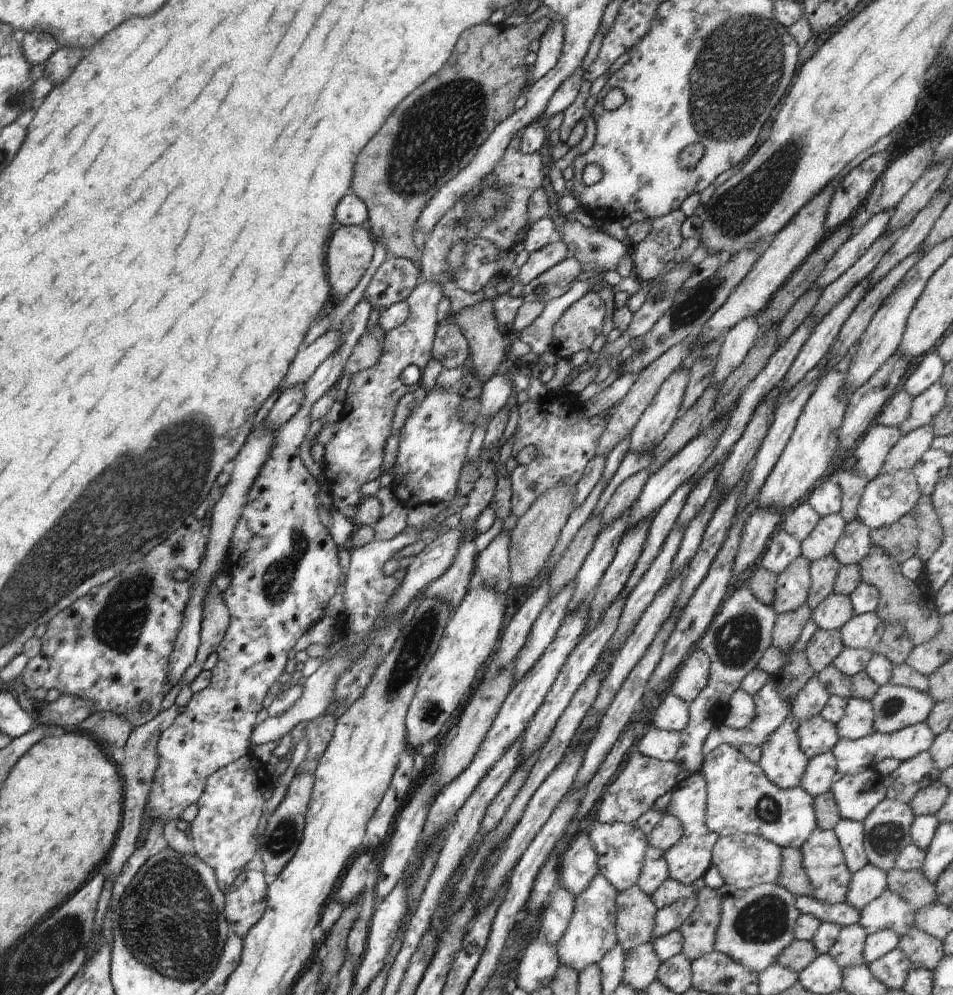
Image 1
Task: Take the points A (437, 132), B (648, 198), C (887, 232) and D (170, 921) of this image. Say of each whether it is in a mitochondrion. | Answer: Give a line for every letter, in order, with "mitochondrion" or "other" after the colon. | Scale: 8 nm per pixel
A: mitochondrion
B: other
C: other
D: mitochondrion

